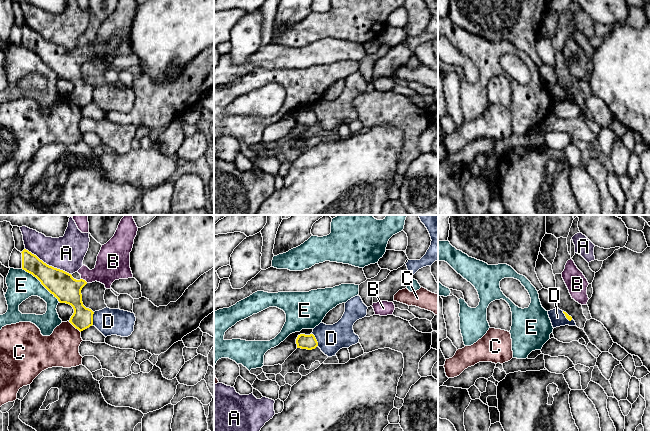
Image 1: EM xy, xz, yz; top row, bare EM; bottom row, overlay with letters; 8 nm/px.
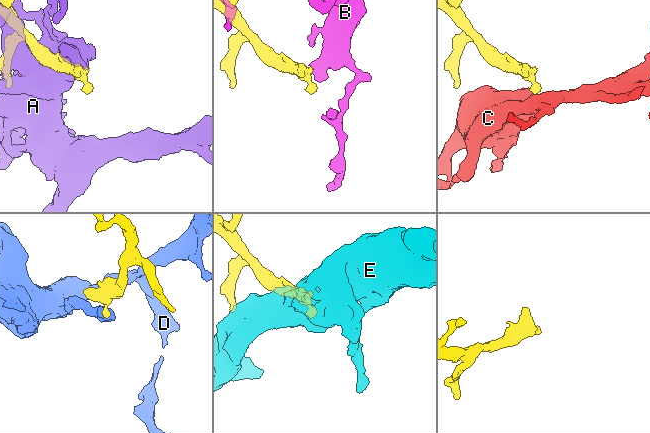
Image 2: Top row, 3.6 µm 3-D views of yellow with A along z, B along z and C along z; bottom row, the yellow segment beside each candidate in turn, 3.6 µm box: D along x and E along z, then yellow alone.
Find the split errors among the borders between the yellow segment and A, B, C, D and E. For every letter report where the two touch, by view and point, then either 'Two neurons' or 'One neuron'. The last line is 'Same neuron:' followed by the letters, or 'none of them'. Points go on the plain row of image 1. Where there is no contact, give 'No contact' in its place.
A: Touches yellow at xy (48, 41). Two neurons
B: Touches yellow at xy (84, 56). One neuron
C: Touches yellow at xy (74, 102). Two neurons
D: Touches yellow at xy (92, 94). Two neurons
E: Touches yellow at xy (40, 57). Two neurons
Same neuron: B

